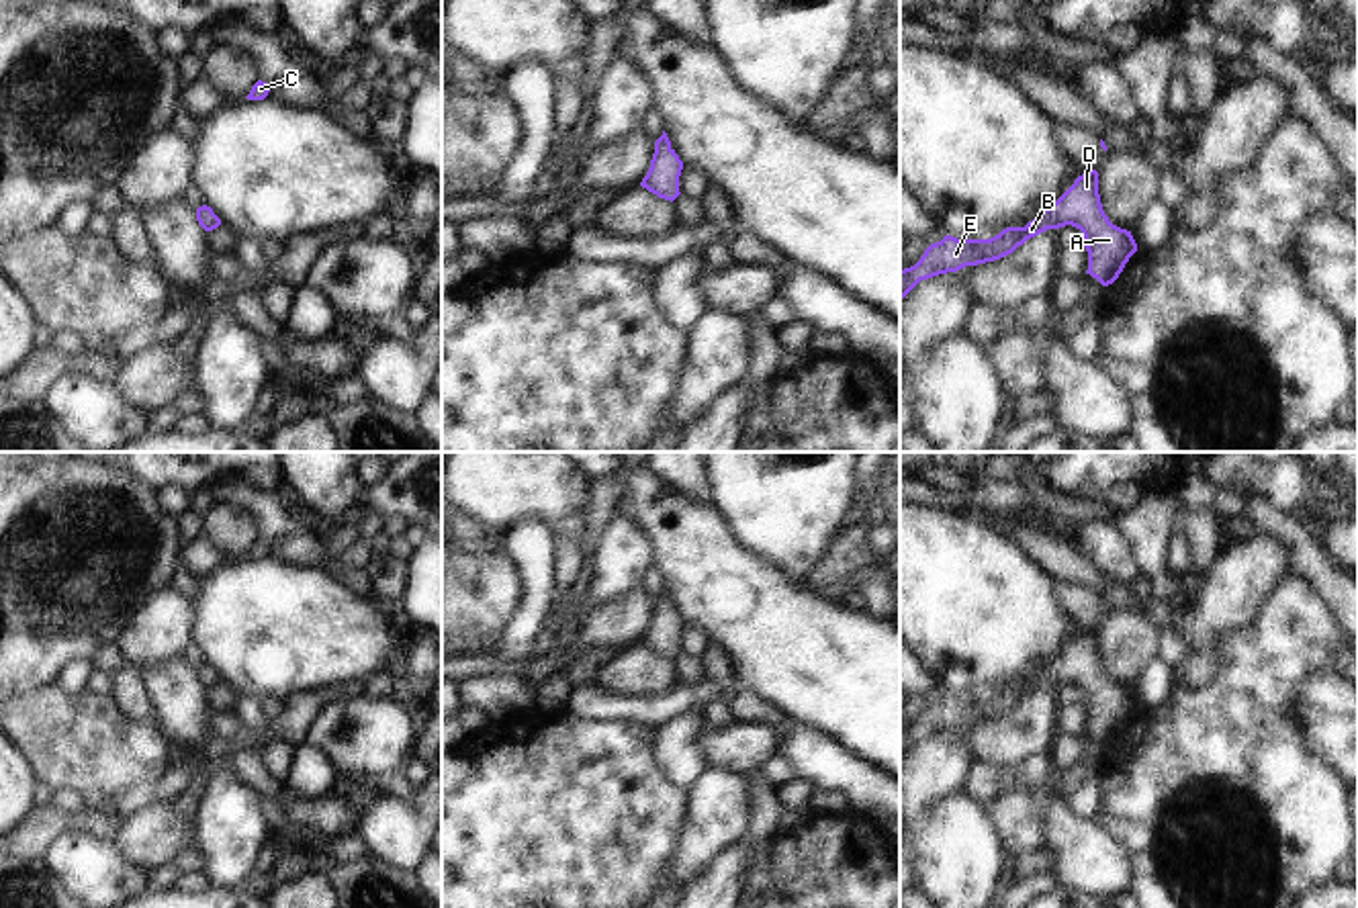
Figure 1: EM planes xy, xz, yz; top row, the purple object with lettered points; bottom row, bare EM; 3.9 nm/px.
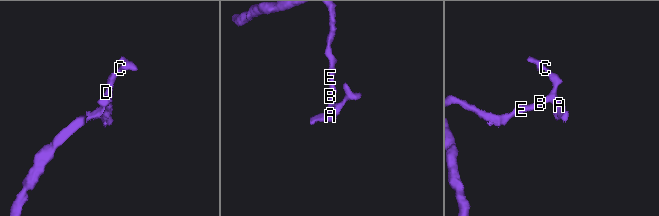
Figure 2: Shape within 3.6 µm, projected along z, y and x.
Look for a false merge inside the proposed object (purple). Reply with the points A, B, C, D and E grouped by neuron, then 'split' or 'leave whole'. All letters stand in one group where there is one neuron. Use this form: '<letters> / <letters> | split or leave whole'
A B C D E | leave whole

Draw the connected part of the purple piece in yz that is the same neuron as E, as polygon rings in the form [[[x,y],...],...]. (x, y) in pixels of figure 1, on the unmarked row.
[[[1090,628],[1078,634],[1051,665],[1043,667],[1025,685],[1006,685],[990,697],[945,693],[941,699],[931,701],[914,724],[900,728],[900,759],[920,738],[1000,718],[1027,697],[1066,683],[1082,689],[1088,710],[1086,732],[1102,744],[1113,742],[1137,710],[1131,689],[1113,683],[1104,673],[1098,652],[1098,630]]]

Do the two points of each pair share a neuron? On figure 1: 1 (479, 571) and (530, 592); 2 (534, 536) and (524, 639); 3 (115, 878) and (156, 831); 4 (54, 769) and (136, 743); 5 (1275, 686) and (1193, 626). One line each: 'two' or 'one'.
1: two
2: one
3: two
4: one
5: two

